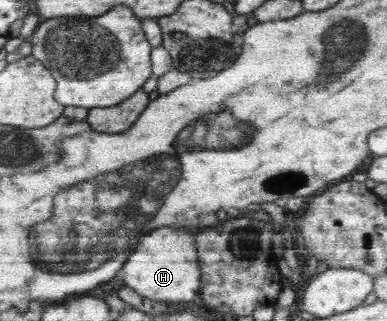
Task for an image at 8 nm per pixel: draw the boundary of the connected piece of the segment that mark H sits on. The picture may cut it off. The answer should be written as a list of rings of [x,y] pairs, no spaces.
[[[157,228],[141,238],[139,248],[127,258],[123,268],[123,284],[141,296],[165,302],[189,302],[200,292],[201,271],[195,240],[183,228]]]

